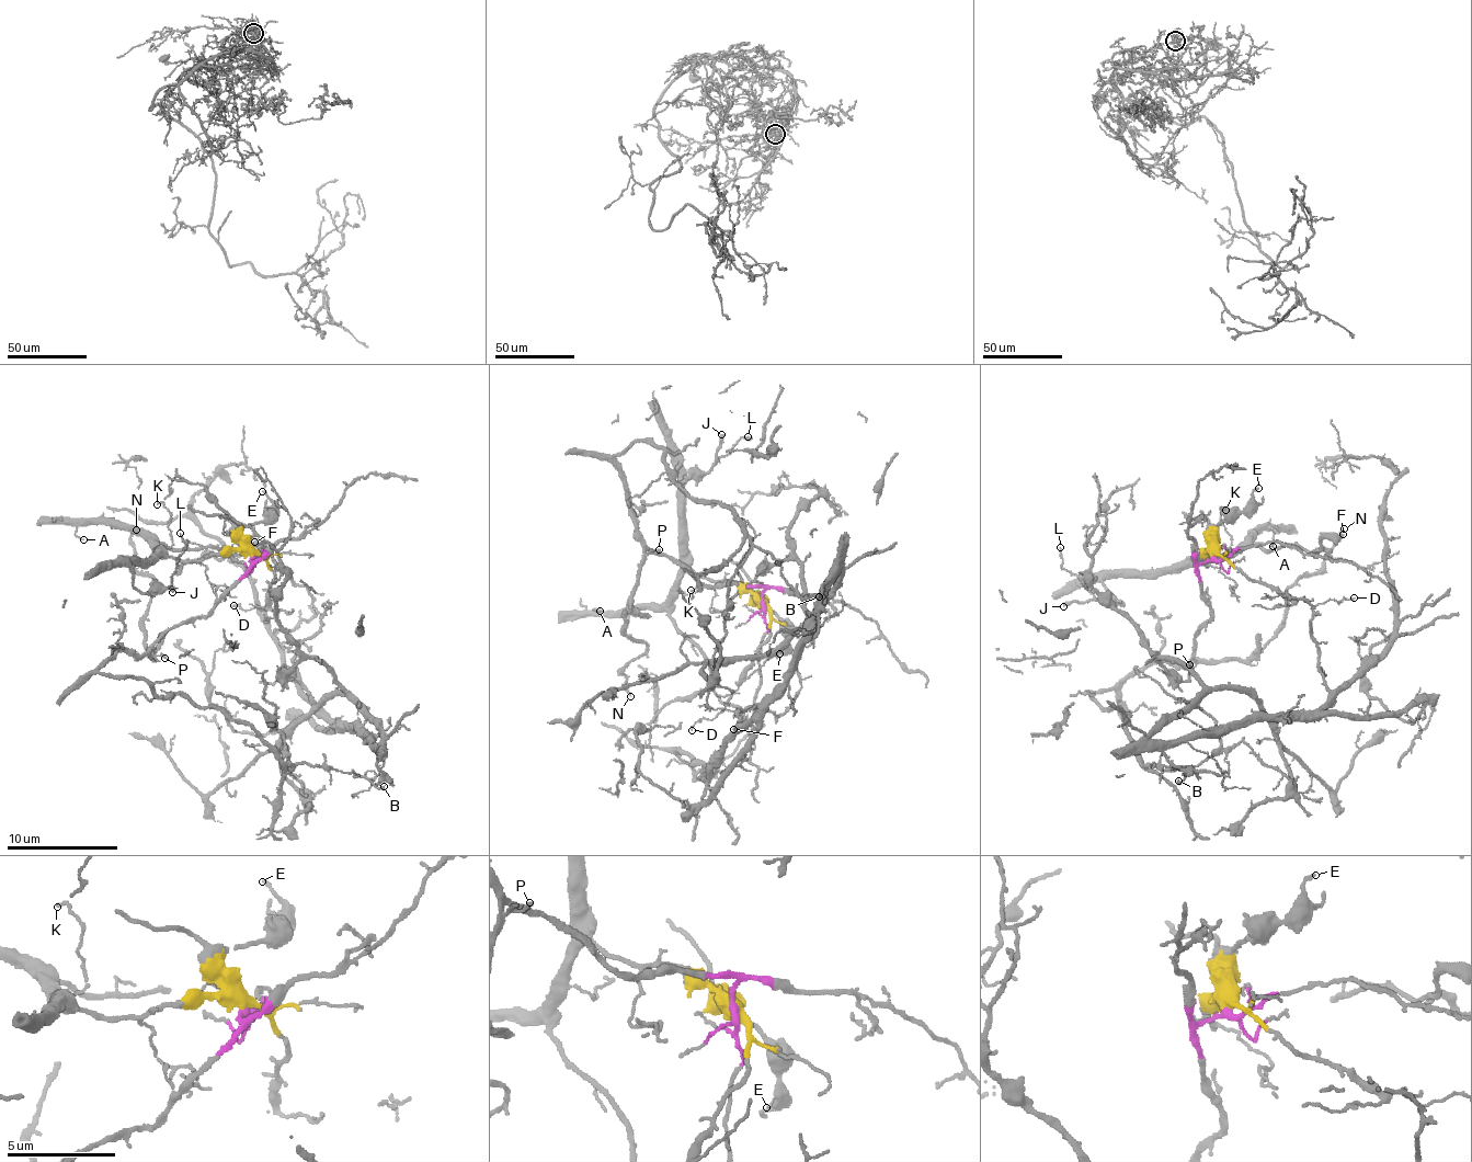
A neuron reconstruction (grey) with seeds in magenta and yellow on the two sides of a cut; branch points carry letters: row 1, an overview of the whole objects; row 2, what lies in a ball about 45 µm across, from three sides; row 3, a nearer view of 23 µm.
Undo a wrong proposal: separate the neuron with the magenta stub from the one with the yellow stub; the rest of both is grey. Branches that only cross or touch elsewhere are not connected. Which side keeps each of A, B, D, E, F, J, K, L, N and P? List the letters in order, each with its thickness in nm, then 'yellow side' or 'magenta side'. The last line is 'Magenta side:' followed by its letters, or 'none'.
A: calibre 100 nm; yellow side
B: calibre 170 nm; magenta side
D: calibre 100 nm; yellow side
E: calibre 140 nm; yellow side
F: calibre 240 nm; yellow side
J: calibre 240 nm; yellow side
K: calibre 120 nm; yellow side
L: calibre 120 nm; yellow side
N: calibre 150 nm; magenta side
P: calibre 140 nm; magenta side
Magenta side: B, N, P

